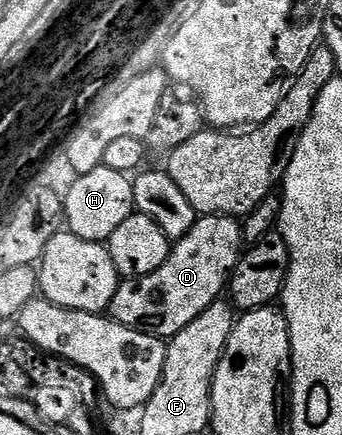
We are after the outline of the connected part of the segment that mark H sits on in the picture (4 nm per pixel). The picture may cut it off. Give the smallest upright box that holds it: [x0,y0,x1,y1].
[62,165,136,243]

